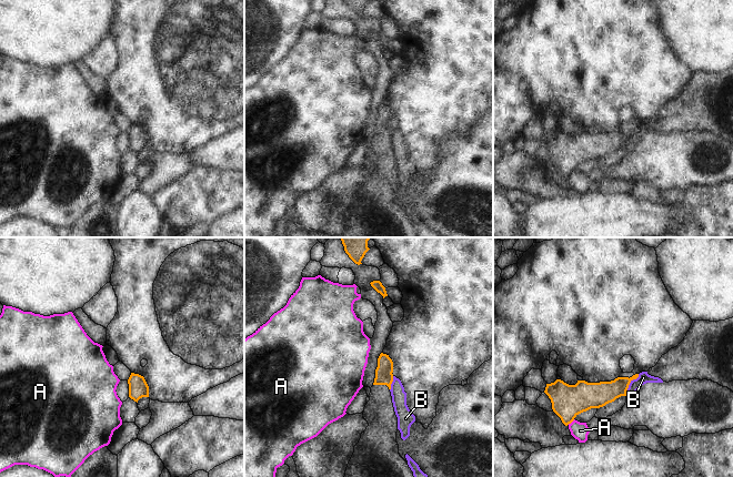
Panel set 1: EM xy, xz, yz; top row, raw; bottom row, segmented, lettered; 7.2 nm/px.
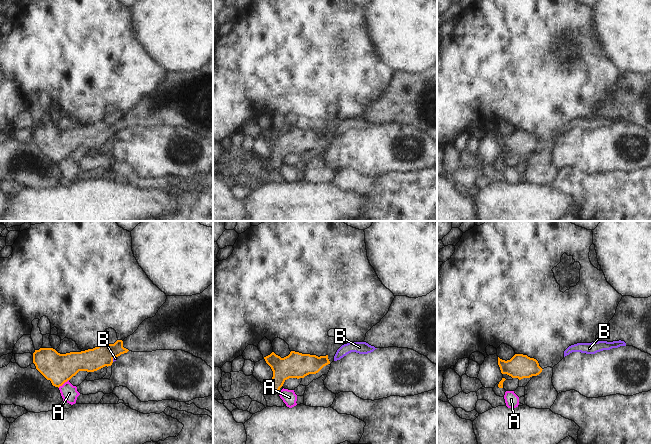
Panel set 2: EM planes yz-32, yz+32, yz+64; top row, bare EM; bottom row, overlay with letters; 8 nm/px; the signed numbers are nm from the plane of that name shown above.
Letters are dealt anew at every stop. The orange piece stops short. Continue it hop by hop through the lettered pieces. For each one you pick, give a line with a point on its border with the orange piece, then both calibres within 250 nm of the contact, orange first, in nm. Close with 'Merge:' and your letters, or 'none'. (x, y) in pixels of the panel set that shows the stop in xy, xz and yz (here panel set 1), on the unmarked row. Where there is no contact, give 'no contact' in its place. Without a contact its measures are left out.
Merge: none

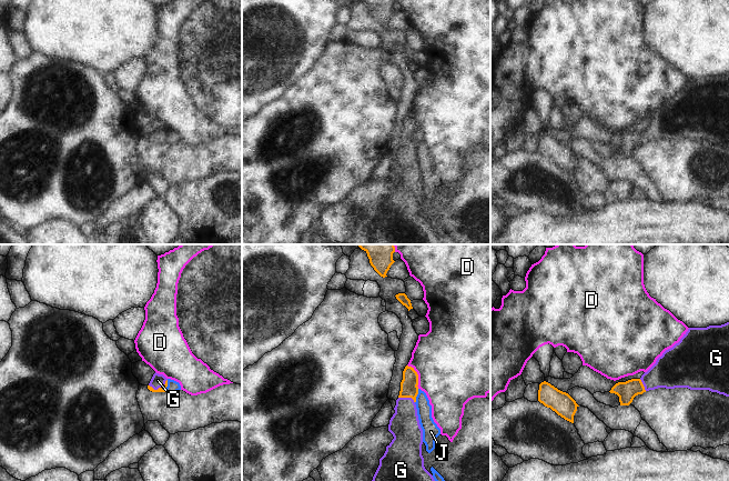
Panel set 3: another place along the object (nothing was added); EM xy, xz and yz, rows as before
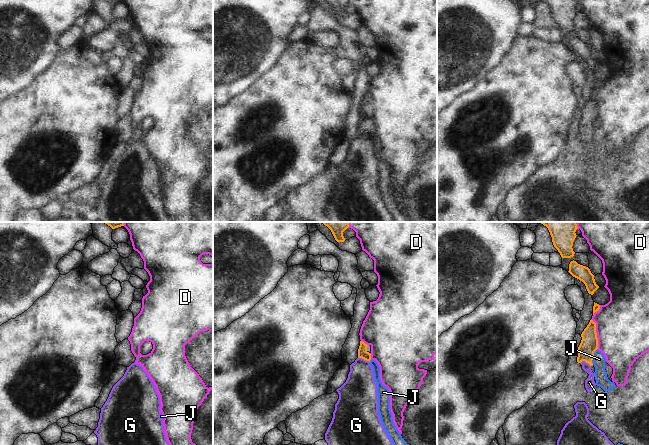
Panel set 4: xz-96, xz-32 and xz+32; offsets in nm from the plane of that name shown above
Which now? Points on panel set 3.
G: meets orange in xy at (159, 139); 50 nm thick on the orange side, 100 nm on the other
Merge: G

